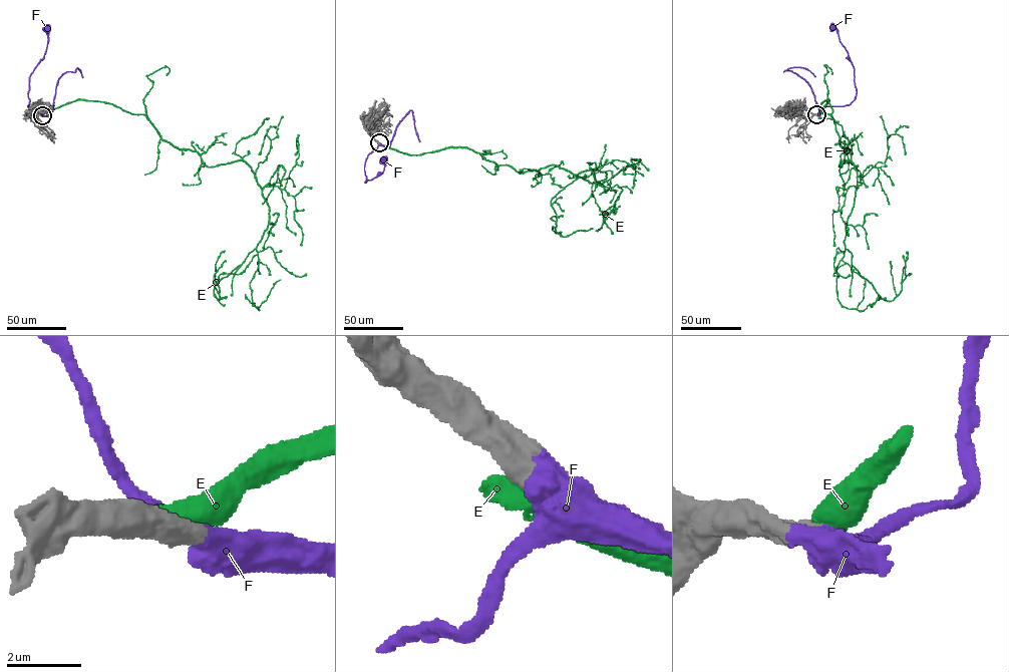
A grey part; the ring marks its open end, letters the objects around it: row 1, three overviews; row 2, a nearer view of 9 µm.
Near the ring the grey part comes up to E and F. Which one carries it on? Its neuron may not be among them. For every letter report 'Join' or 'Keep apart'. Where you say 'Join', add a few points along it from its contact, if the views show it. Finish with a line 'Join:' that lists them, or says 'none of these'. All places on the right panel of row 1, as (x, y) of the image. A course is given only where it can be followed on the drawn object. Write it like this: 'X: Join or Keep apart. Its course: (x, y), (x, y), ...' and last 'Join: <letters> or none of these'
E: Keep apart
F: Join. Its course: (816, 114), (824, 106), (849, 104), (856, 92), (854, 67), (837, 31), (832, 27)
Join: F

